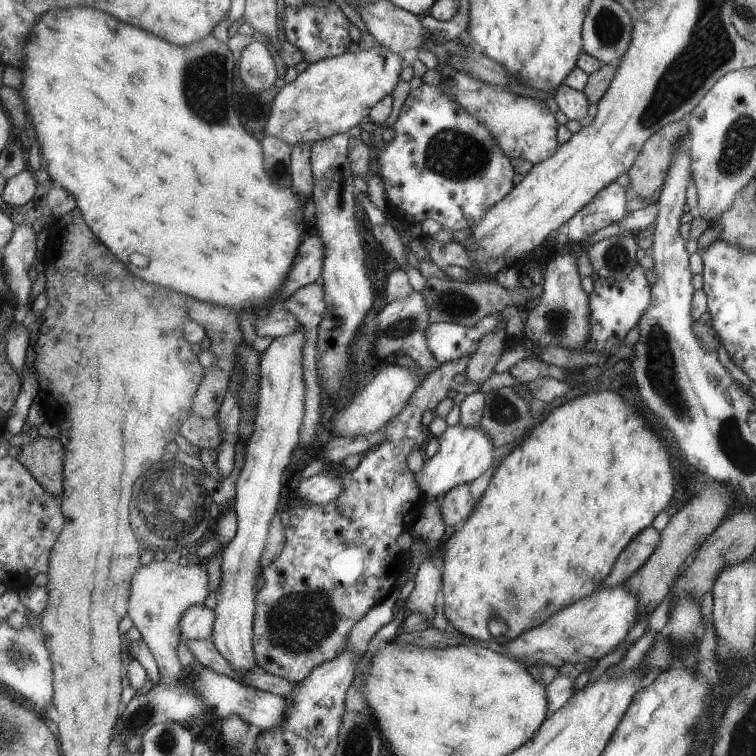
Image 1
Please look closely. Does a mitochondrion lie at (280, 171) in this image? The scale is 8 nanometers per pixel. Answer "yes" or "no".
yes

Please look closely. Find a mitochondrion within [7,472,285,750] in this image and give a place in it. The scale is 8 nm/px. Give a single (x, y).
(143, 714)

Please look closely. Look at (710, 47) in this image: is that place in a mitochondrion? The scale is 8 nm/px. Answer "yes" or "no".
yes

